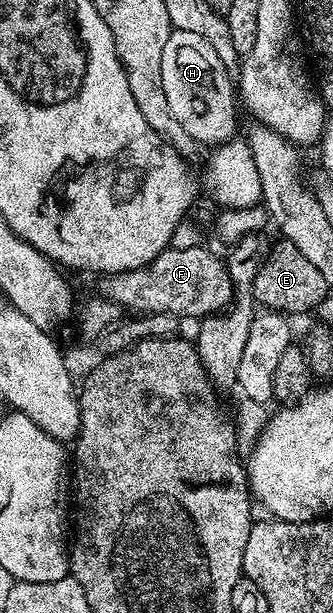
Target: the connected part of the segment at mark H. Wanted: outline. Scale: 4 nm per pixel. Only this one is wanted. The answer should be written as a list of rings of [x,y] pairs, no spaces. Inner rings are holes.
[[[174,30],[163,47],[163,92],[167,92],[167,108],[171,108],[171,116],[179,120],[183,132],[194,143],[206,142],[209,148],[216,147],[222,142],[230,141],[237,130],[237,110],[239,111],[239,98],[235,93],[235,82],[227,72],[223,60],[215,53],[215,48],[203,40],[196,32],[183,32]]]

